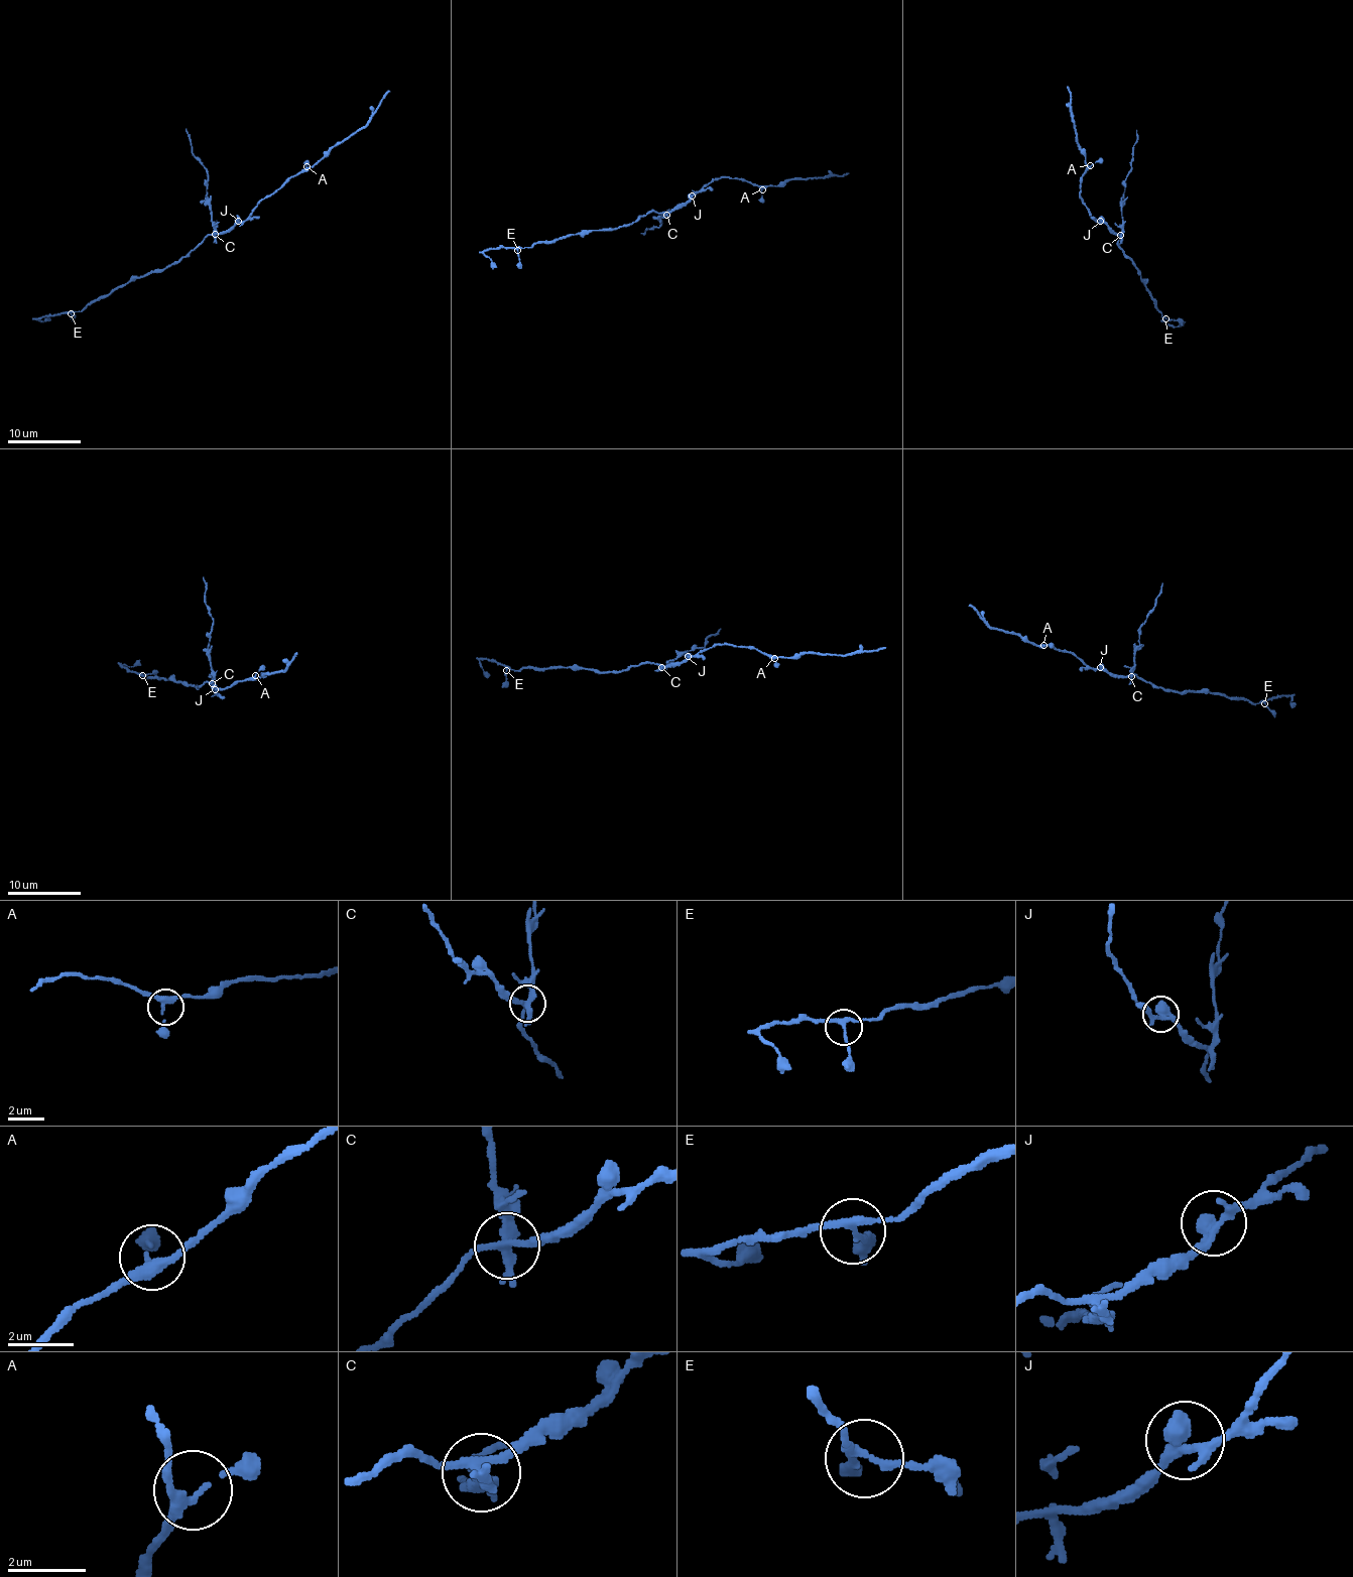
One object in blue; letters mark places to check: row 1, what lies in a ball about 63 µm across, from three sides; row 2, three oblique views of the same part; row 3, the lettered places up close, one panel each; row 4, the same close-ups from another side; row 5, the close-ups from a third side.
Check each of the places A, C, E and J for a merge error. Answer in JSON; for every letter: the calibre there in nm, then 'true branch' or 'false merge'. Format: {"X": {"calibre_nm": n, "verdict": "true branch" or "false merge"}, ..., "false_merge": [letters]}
{"A": {"calibre_nm": 240, "verdict": "true branch"}, "C": {"calibre_nm": 280, "verdict": "false merge"}, "E": {"calibre_nm": 200, "verdict": "true branch"}, "J": {"calibre_nm": 320, "verdict": "true branch"}, "false_merge": ["C"]}

